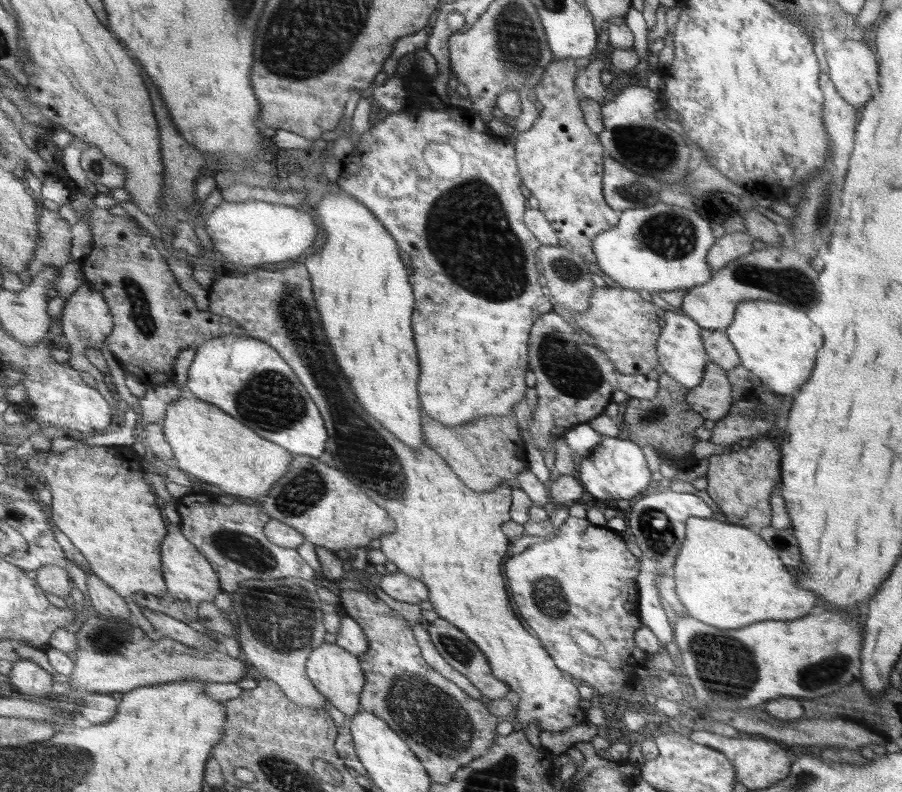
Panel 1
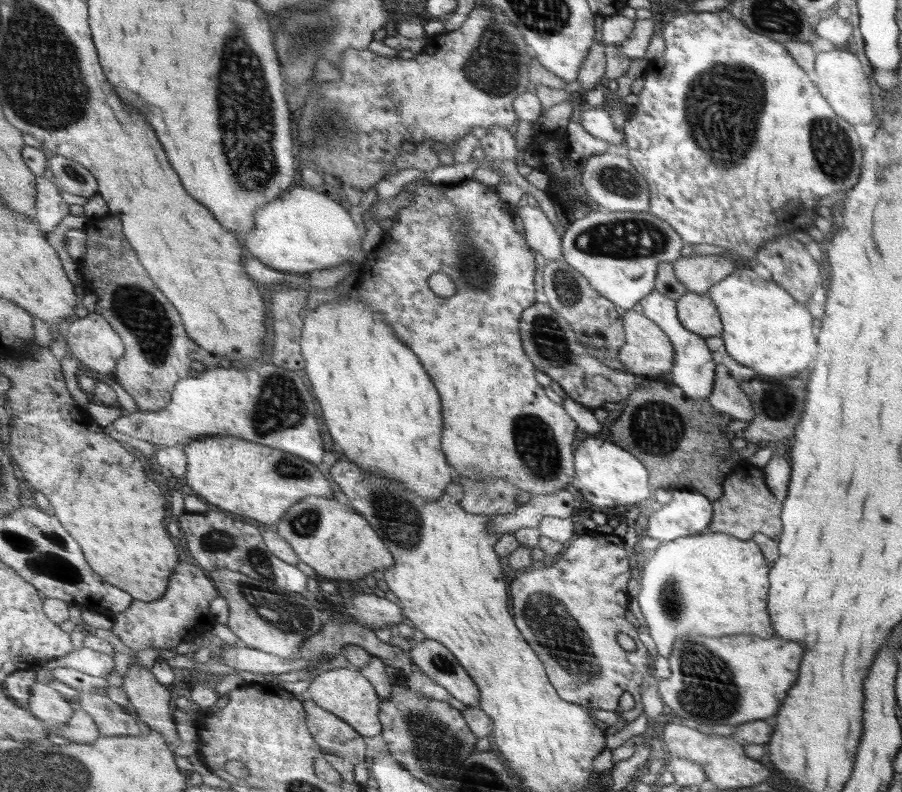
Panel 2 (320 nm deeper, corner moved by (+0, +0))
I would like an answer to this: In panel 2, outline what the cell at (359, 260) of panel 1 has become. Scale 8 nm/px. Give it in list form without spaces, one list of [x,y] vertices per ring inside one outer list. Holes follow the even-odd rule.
[[[355,292],[345,303],[337,303],[337,299],[333,299],[331,303],[318,305],[314,312],[306,315],[302,332],[302,353],[306,361],[303,369],[322,406],[322,419],[328,434],[340,446],[336,447],[341,455],[354,460],[362,470],[384,474],[389,480],[400,482],[424,500],[438,500],[458,474],[451,465],[444,464],[444,452],[440,446],[440,398],[420,360],[397,338],[391,325],[383,320],[383,314],[374,312],[367,302],[361,302],[355,297]]]

